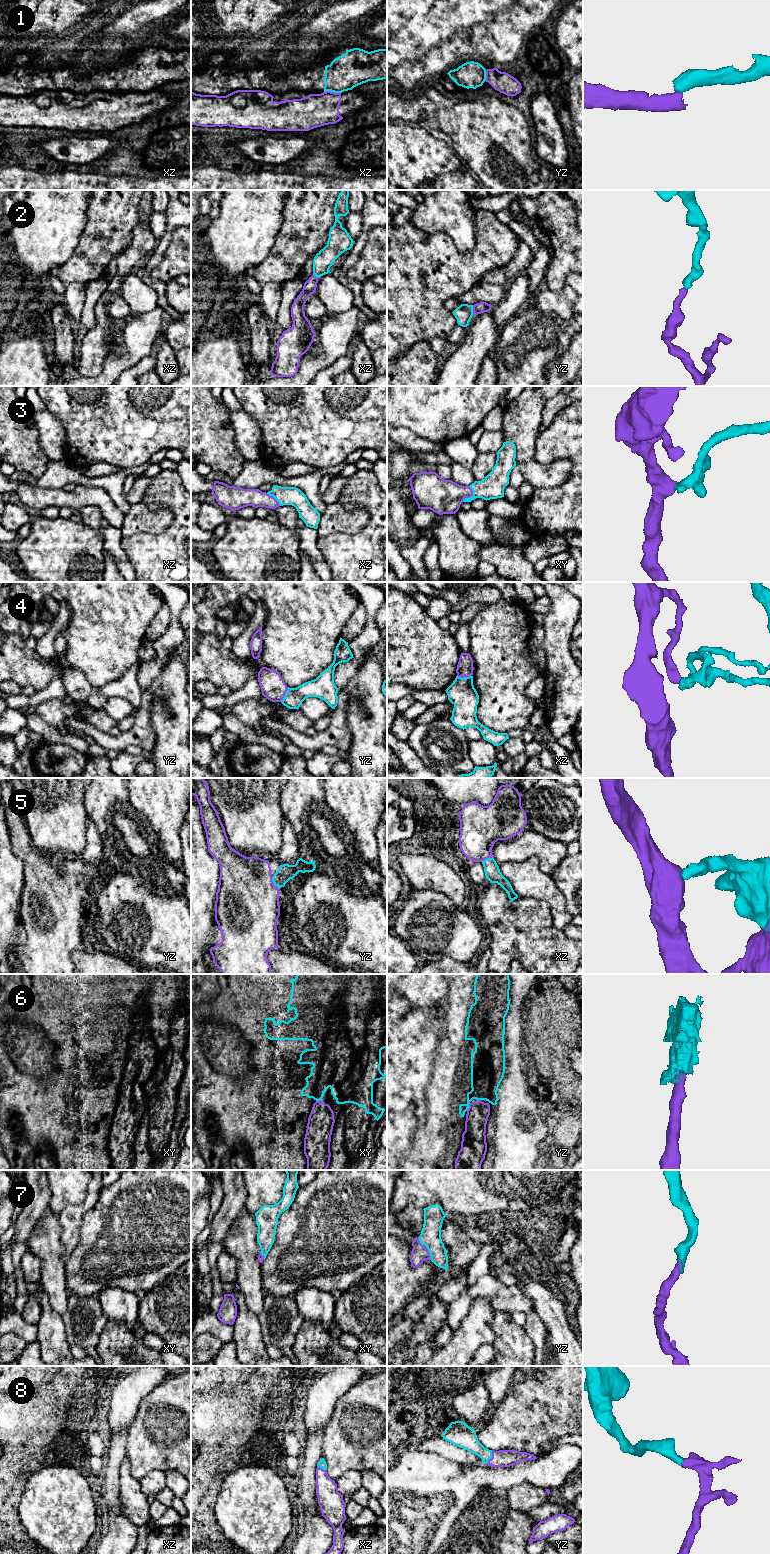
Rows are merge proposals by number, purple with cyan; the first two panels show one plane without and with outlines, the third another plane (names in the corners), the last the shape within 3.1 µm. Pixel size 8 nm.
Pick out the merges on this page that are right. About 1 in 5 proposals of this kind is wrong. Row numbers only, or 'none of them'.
2, 3, 4, 5, 6, 7, 8

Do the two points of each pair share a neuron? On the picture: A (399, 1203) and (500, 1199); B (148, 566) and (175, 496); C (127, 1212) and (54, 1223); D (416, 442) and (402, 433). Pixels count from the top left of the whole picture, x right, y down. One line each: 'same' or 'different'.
A: same
B: same
C: different
D: same

